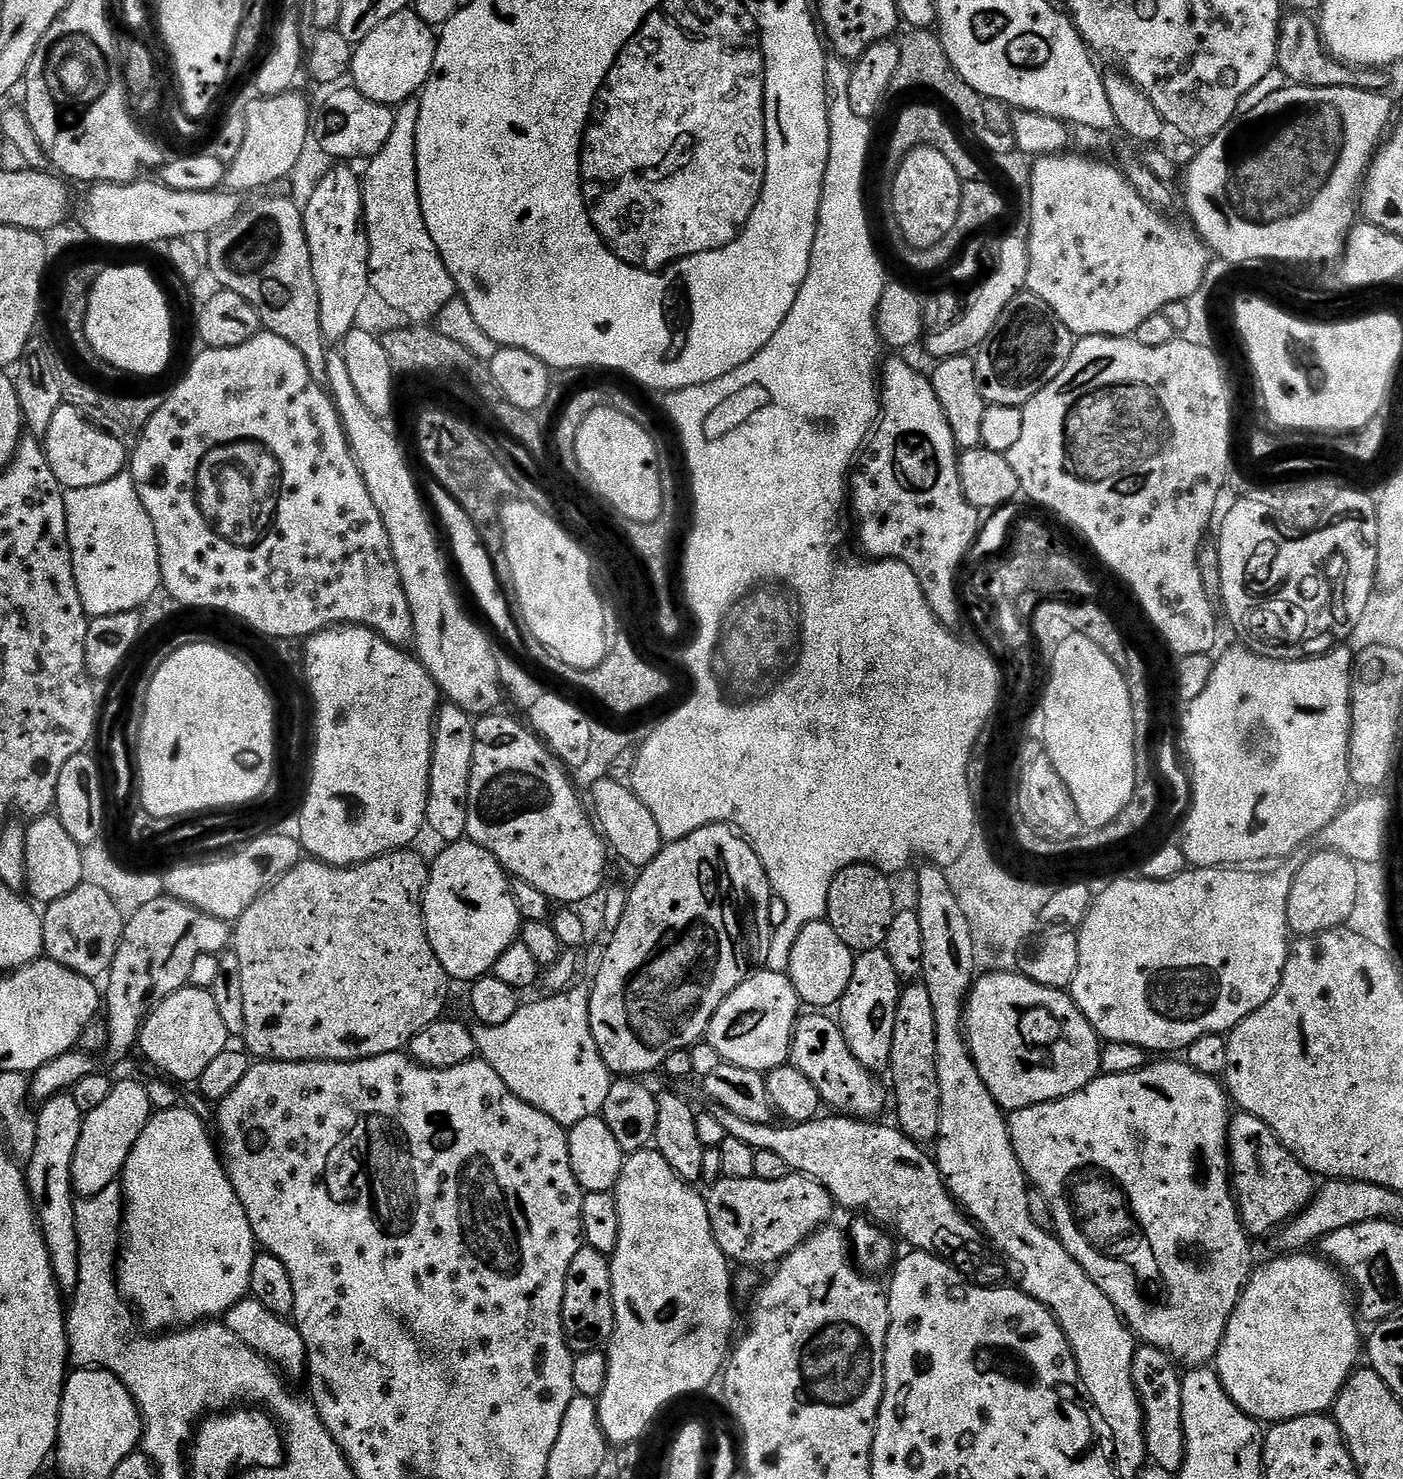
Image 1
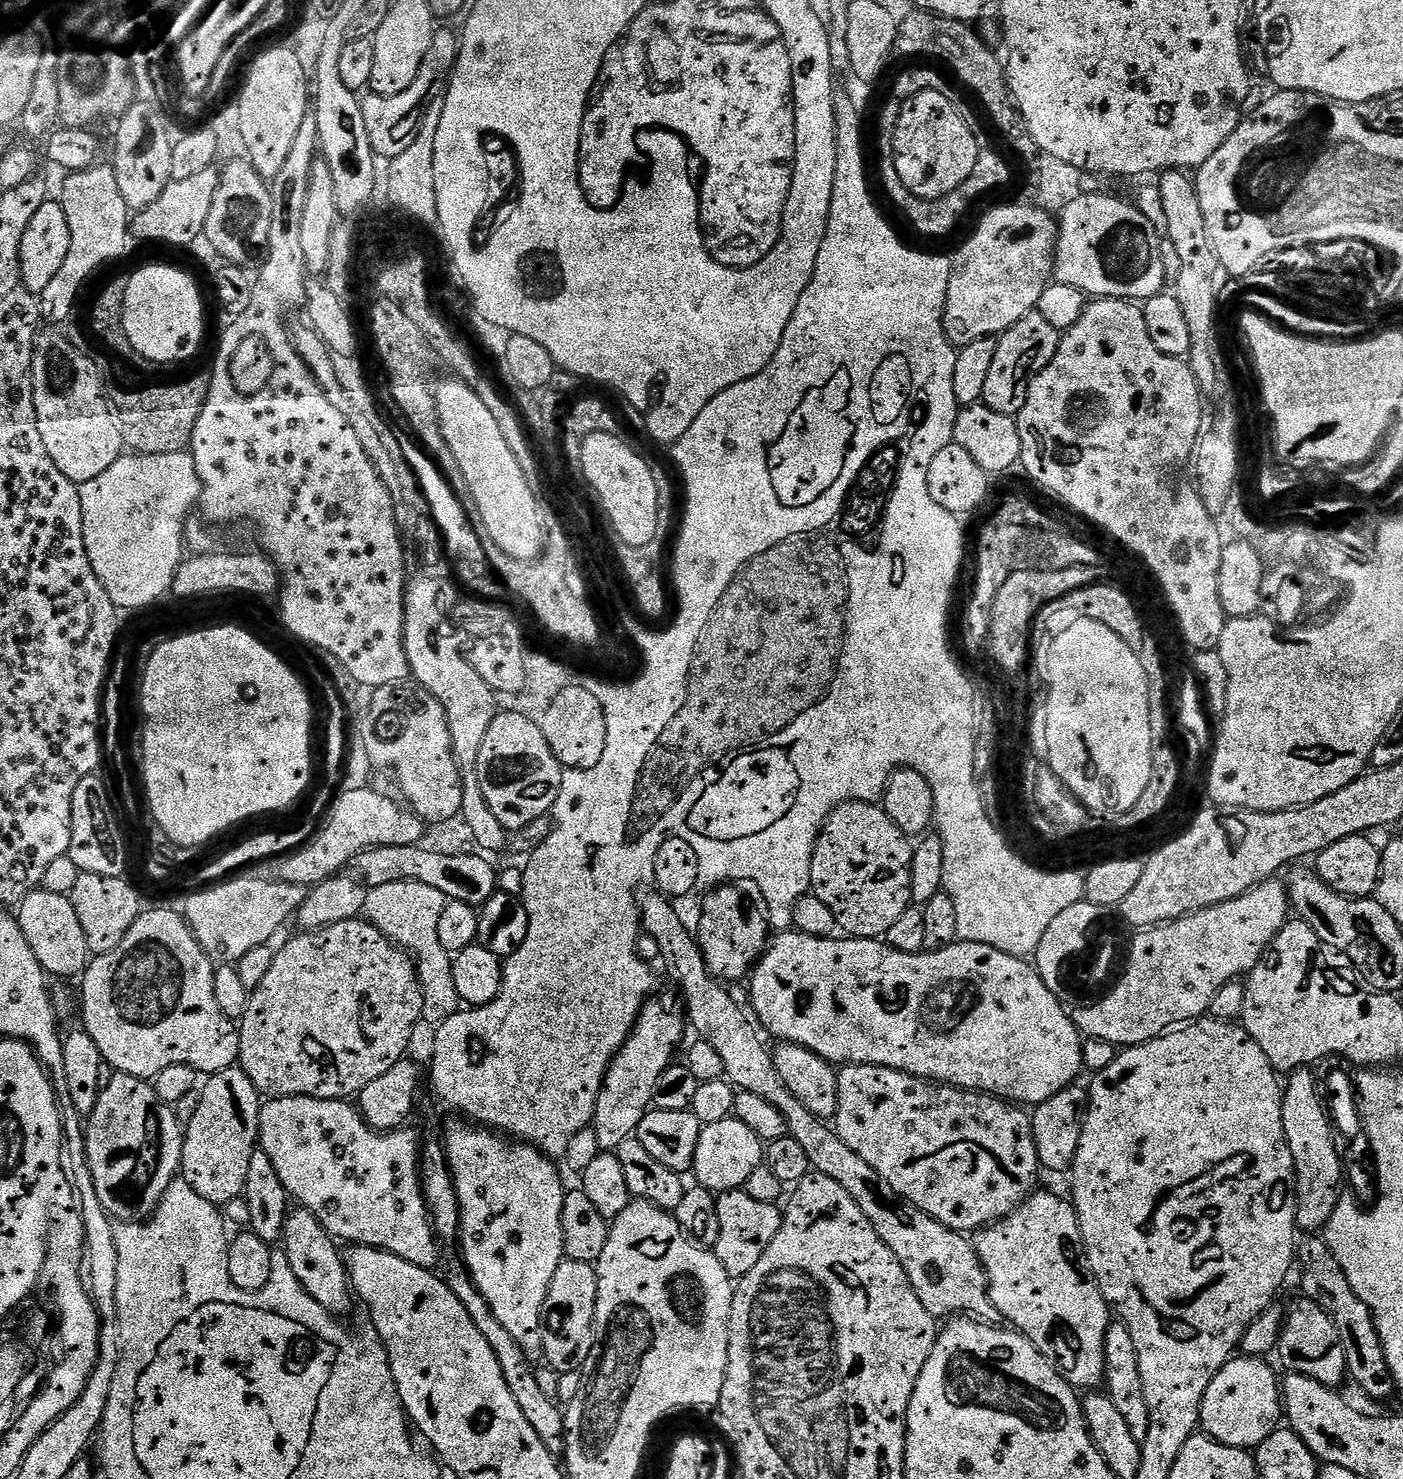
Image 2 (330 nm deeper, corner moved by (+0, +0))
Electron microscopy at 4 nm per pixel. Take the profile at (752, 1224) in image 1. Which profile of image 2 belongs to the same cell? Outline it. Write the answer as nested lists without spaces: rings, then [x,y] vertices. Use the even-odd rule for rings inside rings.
[[[743,1190],[719,1193],[719,1233],[714,1251],[728,1276],[745,1276],[754,1270],[754,1266],[758,1266],[762,1254],[766,1254],[766,1246],[770,1246],[770,1242],[774,1242],[774,1234],[778,1234],[781,1219],[782,1212],[776,1204],[758,1202]]]

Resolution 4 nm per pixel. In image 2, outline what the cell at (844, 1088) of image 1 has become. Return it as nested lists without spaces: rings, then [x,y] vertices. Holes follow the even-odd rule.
[[[873,1064],[843,1065],[836,1074],[836,1093],[838,1094],[838,1110],[834,1117],[834,1130],[842,1138],[842,1142],[846,1142],[846,1146],[850,1146],[850,1150],[854,1150],[854,1154],[858,1154],[858,1158],[870,1162],[870,1166],[874,1166],[874,1170],[878,1170],[878,1174],[882,1174],[882,1178],[886,1178],[886,1182],[890,1182],[890,1186],[894,1186],[894,1190],[898,1190],[901,1198],[918,1206],[918,1210],[930,1214],[930,1218],[942,1222],[942,1226],[946,1226],[950,1230],[961,1234],[972,1234],[979,1229],[986,1228],[995,1220],[1004,1219],[1013,1208],[1023,1204],[1037,1187],[1036,1175],[1041,1175],[1042,1169],[1038,1150],[1034,1146],[1032,1118],[1023,1107],[1017,1106],[1015,1103],[983,1092],[945,1086],[940,1082],[929,1082],[923,1080],[921,1076],[911,1076],[902,1070],[874,1066]]]

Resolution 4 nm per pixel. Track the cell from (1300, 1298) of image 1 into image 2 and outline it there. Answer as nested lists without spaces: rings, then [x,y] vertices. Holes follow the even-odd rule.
[[[1243,1354],[1228,1361],[1206,1390],[1200,1403],[1200,1428],[1203,1435],[1226,1446],[1255,1450],[1282,1420],[1282,1384],[1272,1373],[1269,1361]]]

